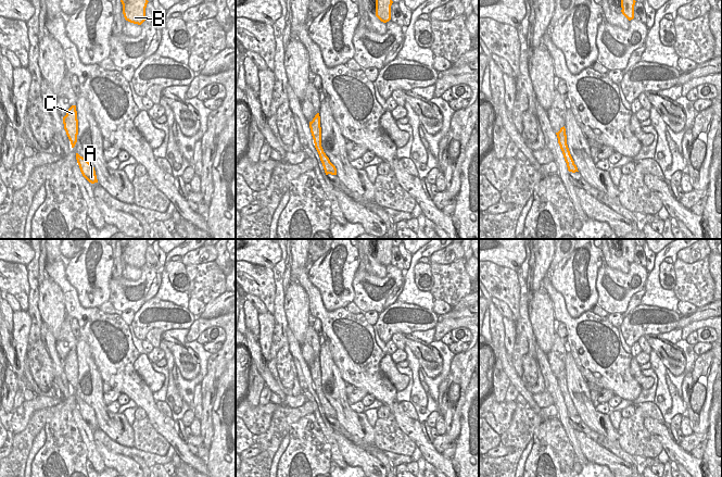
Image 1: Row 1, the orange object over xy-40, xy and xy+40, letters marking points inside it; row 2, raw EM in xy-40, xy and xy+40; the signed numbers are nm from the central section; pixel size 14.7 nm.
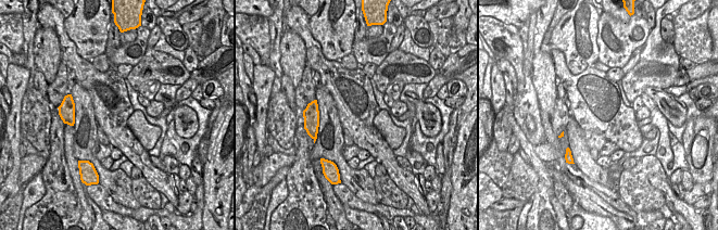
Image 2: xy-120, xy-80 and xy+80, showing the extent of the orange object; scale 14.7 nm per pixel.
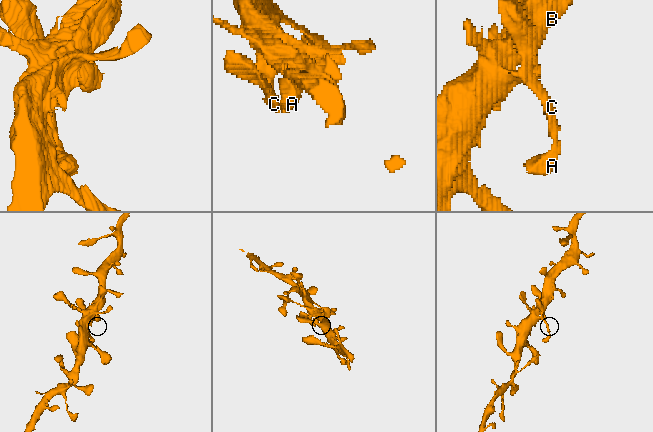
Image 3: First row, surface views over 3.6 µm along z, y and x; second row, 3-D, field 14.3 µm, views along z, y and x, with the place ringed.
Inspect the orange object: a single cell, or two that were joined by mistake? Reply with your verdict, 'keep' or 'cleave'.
keep

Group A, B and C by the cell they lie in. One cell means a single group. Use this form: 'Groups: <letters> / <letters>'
Groups: A B C

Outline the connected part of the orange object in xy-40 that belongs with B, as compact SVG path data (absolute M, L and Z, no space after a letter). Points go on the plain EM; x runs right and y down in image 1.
M119 239L126 264L141 268L145 264L148 239Z

